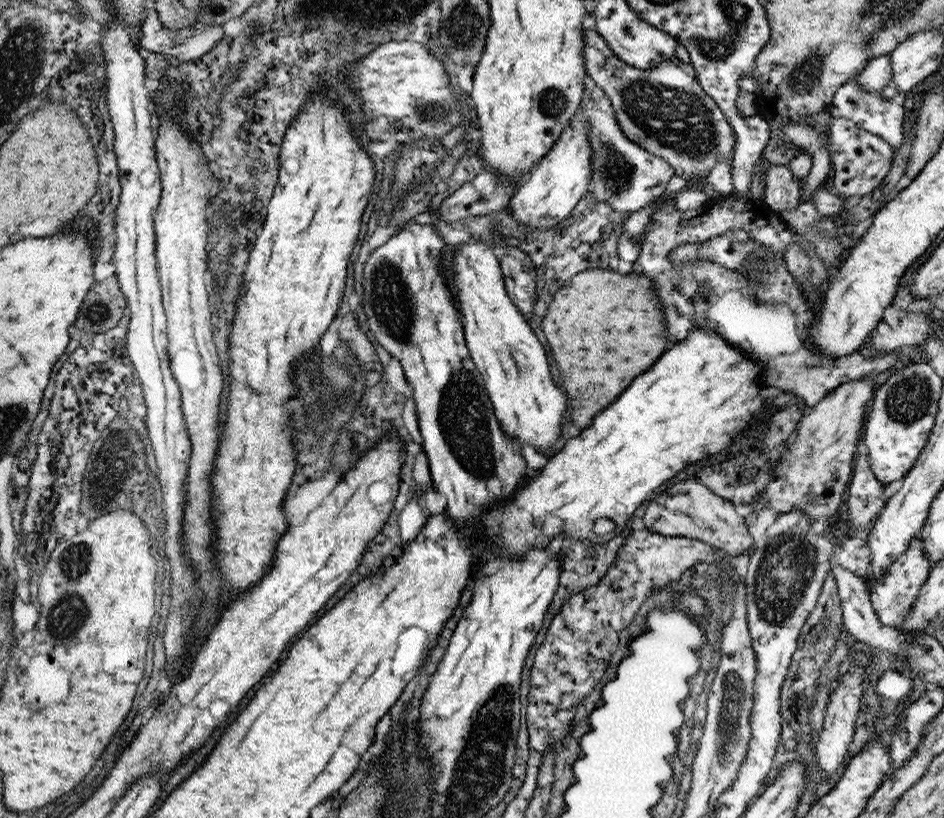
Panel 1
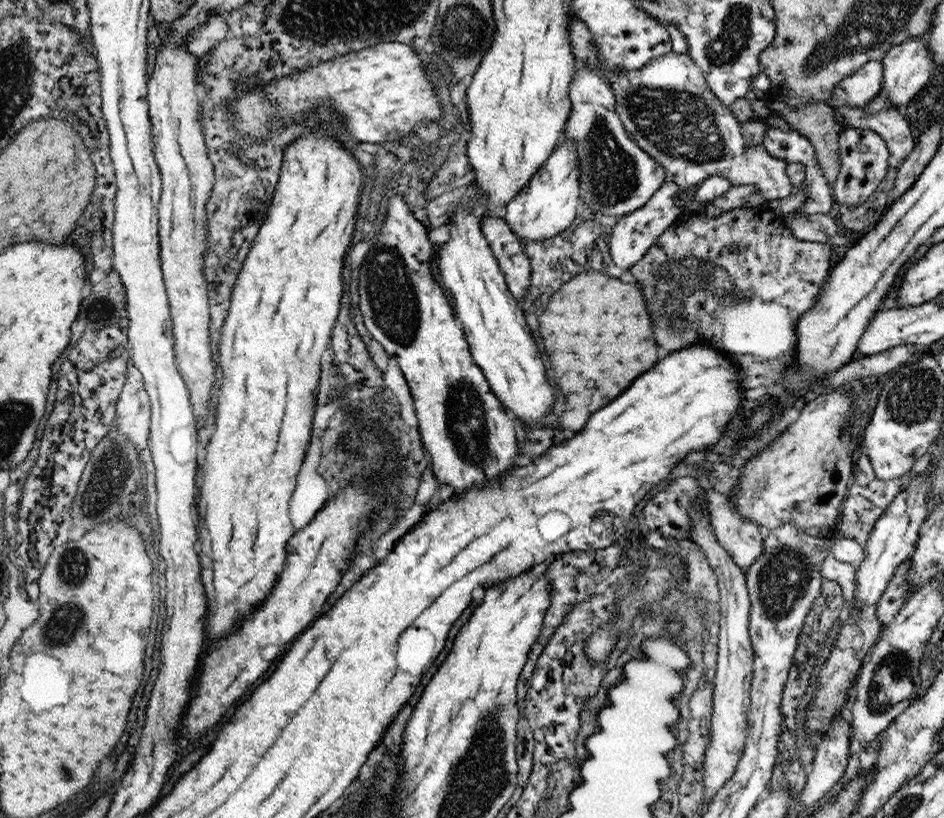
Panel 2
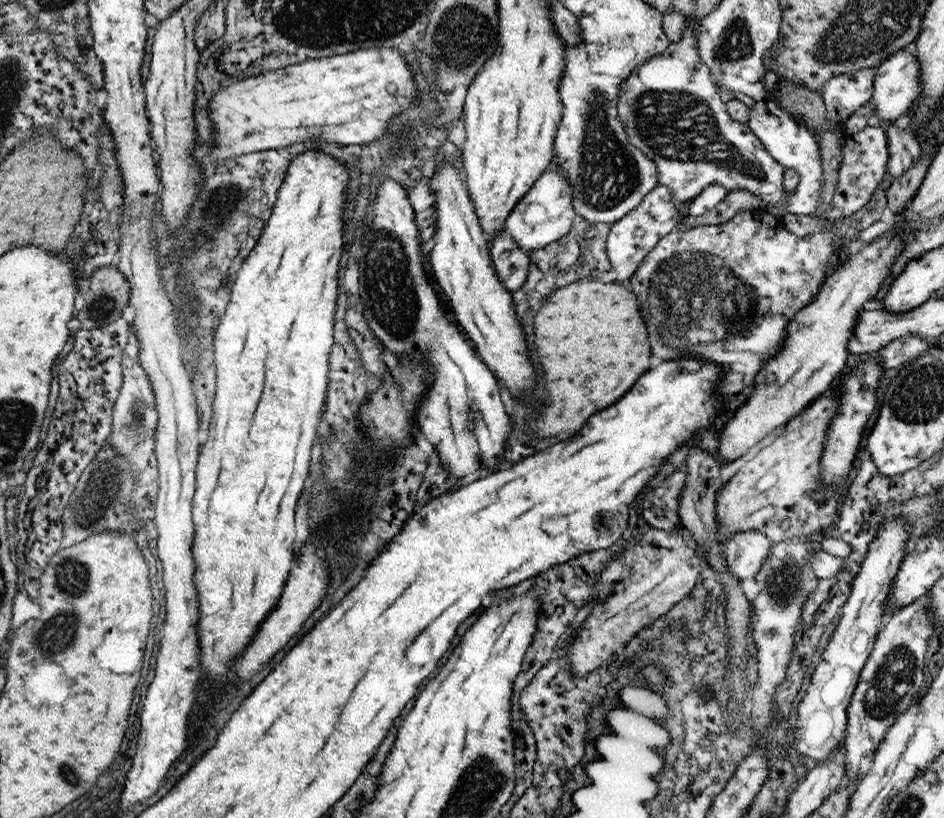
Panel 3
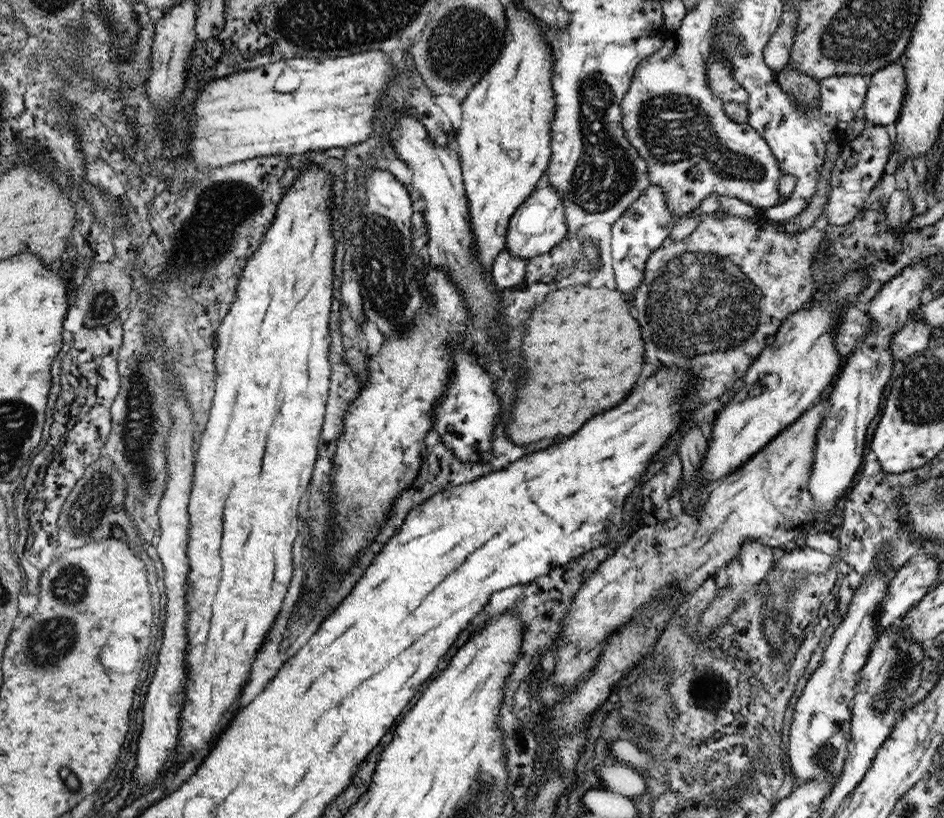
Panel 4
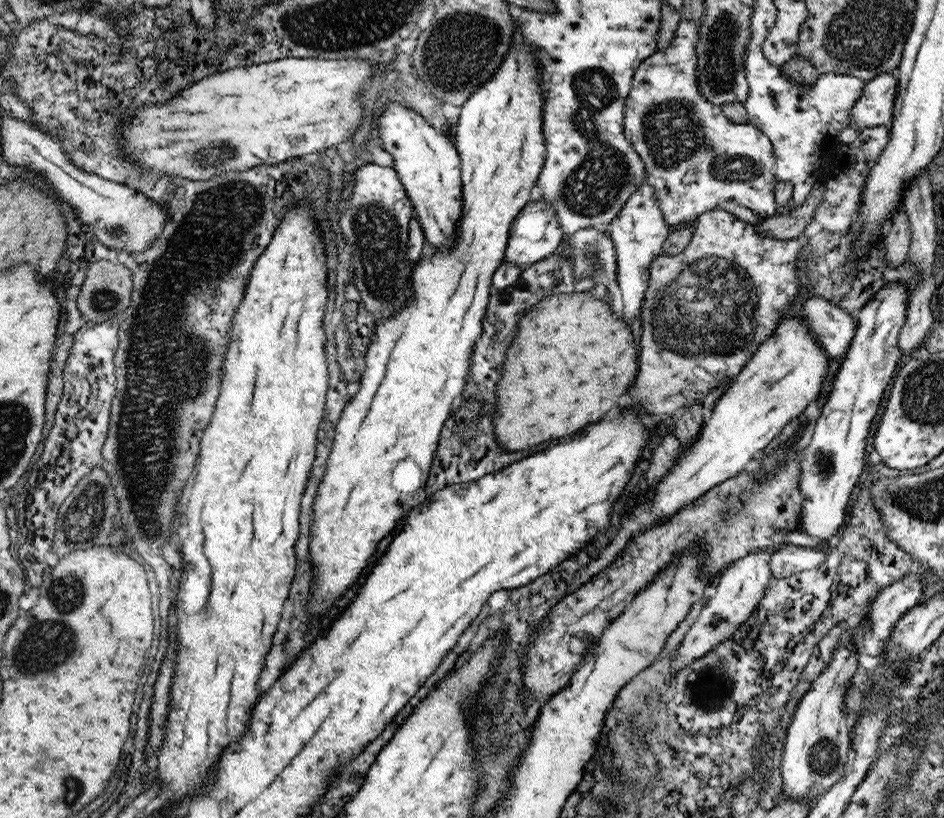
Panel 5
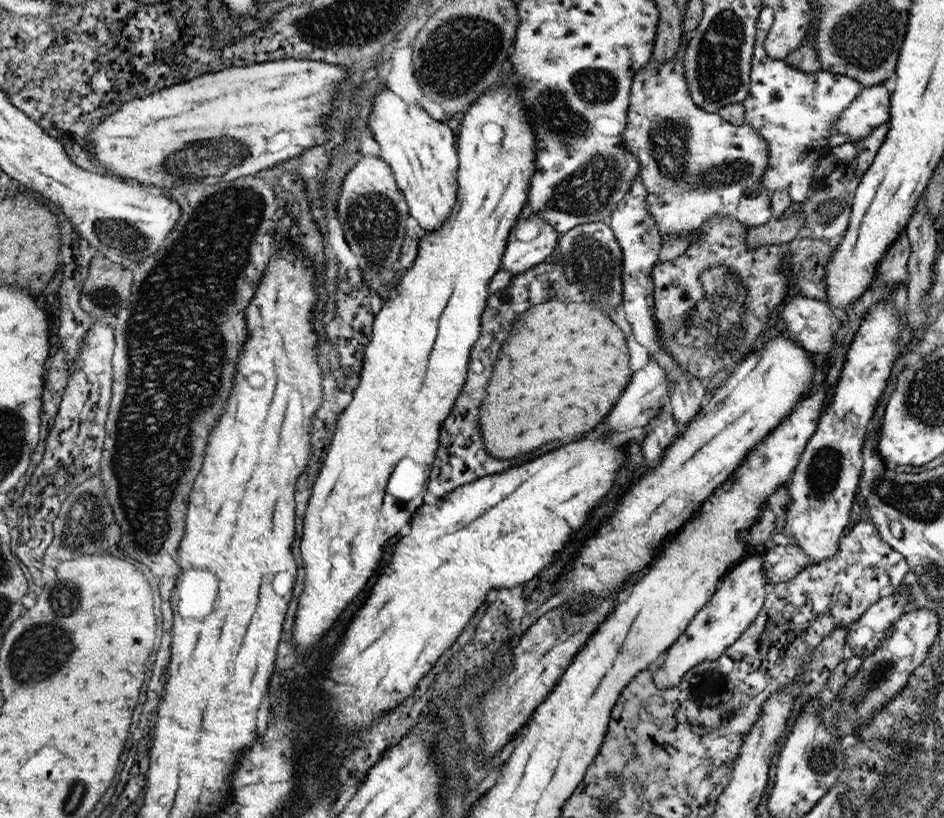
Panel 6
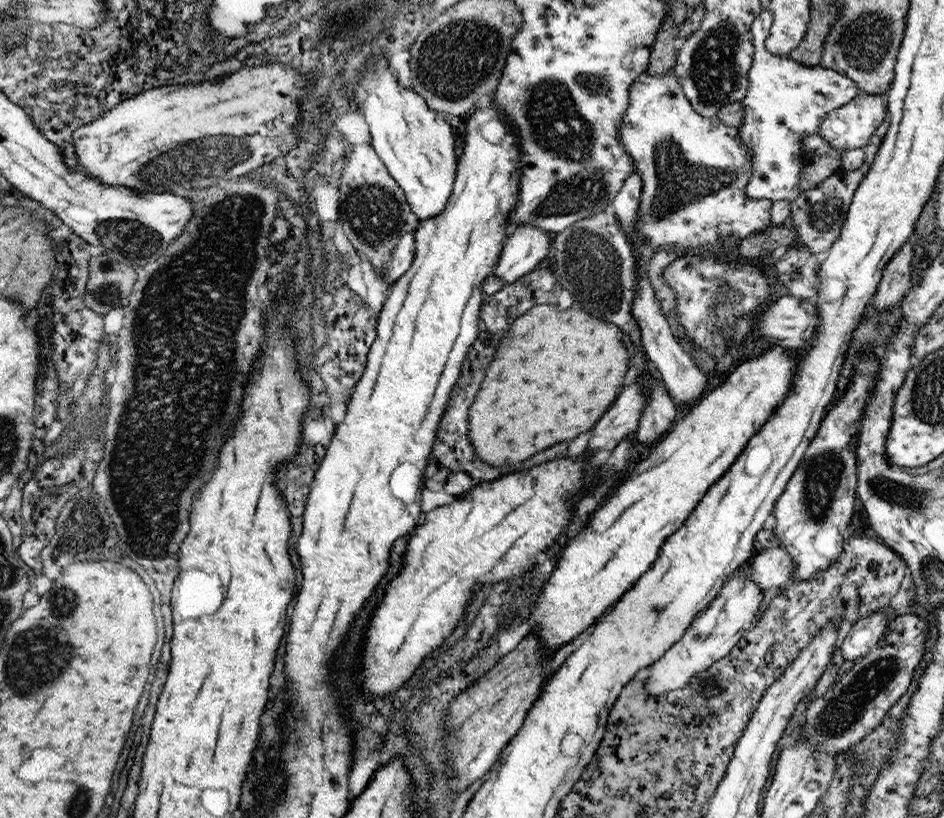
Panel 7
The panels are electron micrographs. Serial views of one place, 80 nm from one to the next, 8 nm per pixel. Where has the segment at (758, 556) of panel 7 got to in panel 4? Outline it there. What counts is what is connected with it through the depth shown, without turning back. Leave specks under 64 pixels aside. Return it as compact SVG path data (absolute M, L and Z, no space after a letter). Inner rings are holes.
M796 543L775 560L777 567L783 571L806 571L820 575L828 572L833 563L833 555Z

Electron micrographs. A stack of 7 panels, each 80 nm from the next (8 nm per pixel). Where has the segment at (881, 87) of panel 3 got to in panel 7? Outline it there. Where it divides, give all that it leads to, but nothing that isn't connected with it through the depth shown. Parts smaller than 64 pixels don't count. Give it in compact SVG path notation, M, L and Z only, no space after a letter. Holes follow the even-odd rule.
M882 93L879 95L859 94L848 104L829 112L821 124L819 134L830 142L830 148L834 152L834 156L838 158L838 152L841 156L845 150L864 148L886 115L886 95Z

